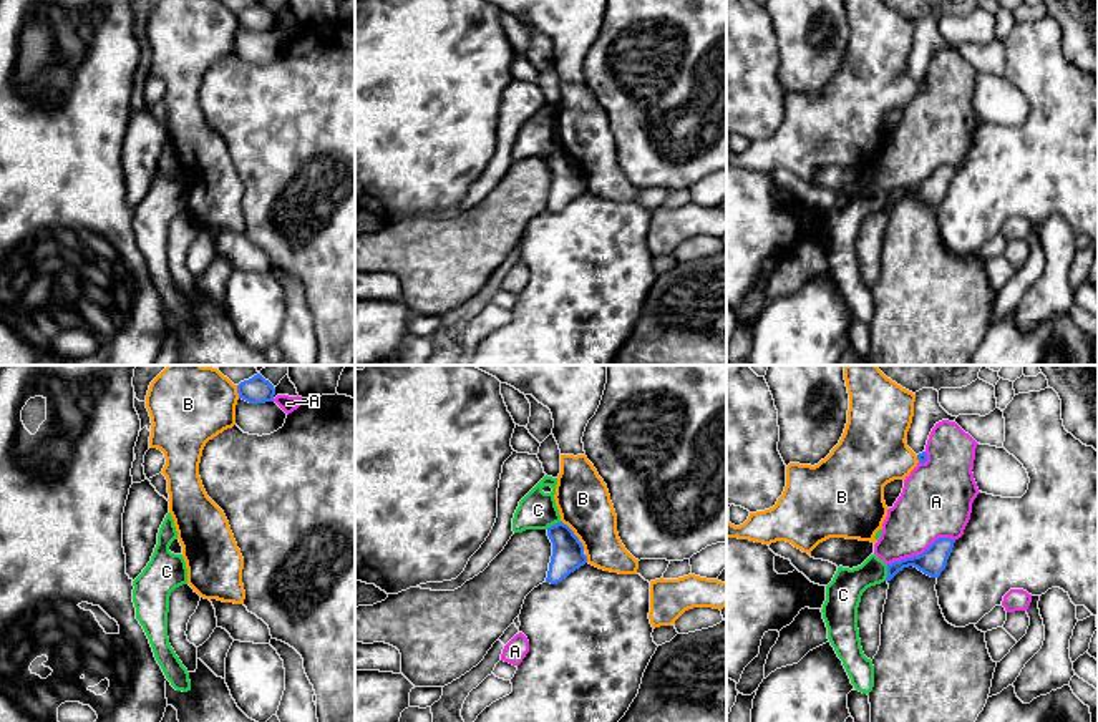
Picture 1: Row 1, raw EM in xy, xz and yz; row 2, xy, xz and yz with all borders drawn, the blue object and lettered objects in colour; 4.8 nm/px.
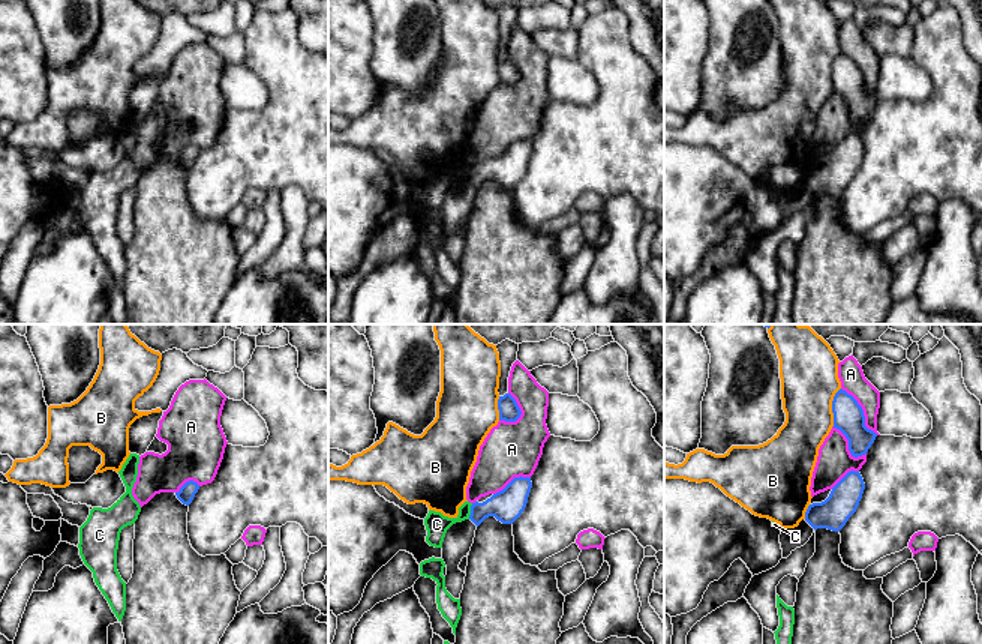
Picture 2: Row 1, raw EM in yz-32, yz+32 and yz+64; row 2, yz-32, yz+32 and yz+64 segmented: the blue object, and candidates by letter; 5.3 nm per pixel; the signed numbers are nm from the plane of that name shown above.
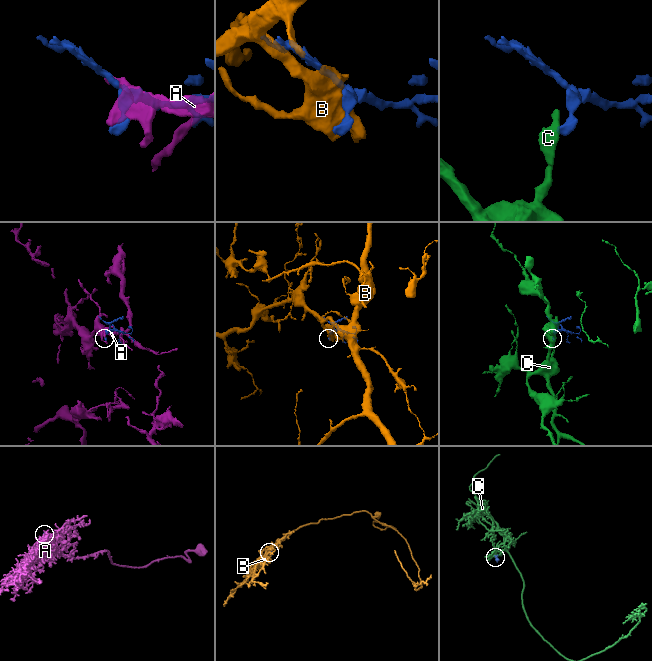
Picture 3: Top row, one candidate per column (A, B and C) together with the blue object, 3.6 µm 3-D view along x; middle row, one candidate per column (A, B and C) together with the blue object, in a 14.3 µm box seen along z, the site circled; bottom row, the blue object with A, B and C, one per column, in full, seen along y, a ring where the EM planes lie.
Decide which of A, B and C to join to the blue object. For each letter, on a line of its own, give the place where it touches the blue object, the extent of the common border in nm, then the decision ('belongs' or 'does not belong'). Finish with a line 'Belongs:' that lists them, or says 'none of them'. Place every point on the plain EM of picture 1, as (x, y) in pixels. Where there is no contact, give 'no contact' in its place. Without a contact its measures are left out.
A: yz (923, 181) | 340 nm | does not belong
B: xz (574, 163) | 190 nm | does not belong
C: yz (888, 201) | 80 nm | does not belong
Belongs: none of them

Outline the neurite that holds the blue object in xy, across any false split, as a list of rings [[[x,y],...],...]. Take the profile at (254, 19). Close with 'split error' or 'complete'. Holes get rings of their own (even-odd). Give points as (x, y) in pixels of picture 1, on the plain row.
[[[260,2],[237,13],[239,27],[249,32],[272,30],[275,23],[274,13],[265,8]]]; complete

